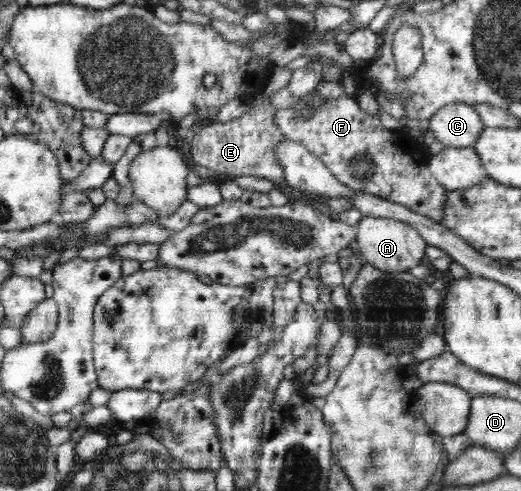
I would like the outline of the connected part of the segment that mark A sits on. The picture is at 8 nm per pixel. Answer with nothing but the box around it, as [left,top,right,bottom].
[356,216,426,272]

